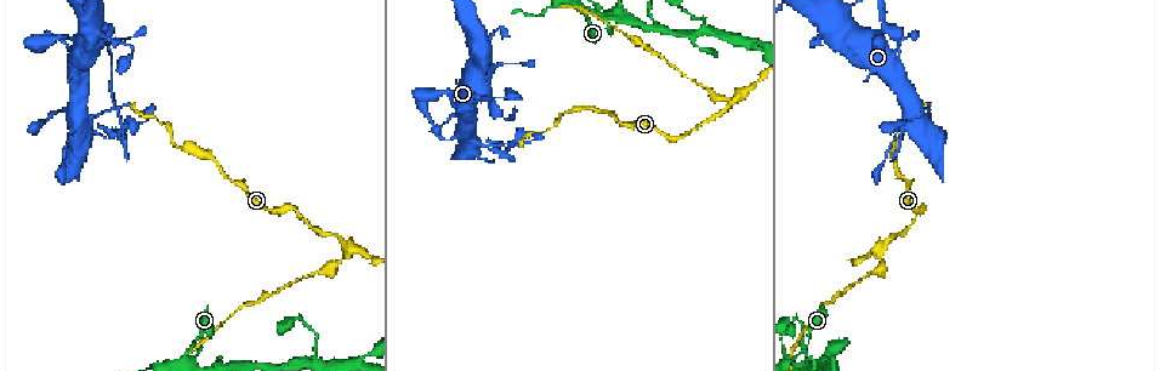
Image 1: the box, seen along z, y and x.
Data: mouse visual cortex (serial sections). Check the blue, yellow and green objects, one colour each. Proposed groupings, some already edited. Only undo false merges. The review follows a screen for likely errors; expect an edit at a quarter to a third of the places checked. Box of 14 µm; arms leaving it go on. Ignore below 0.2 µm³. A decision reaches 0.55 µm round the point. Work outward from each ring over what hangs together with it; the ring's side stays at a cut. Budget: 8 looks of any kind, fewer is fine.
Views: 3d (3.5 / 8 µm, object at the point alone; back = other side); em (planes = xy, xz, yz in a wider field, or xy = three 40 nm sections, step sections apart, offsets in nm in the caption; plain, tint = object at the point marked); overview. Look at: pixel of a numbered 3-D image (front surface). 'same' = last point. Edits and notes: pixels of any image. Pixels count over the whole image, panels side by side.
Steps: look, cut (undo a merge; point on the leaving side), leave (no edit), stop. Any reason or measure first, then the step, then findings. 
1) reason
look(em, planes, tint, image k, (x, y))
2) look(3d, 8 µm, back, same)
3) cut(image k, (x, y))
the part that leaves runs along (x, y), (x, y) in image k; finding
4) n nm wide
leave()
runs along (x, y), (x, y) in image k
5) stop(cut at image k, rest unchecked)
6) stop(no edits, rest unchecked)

thin neck
look(3d, 8 µm, back, image 1, (885, 18))

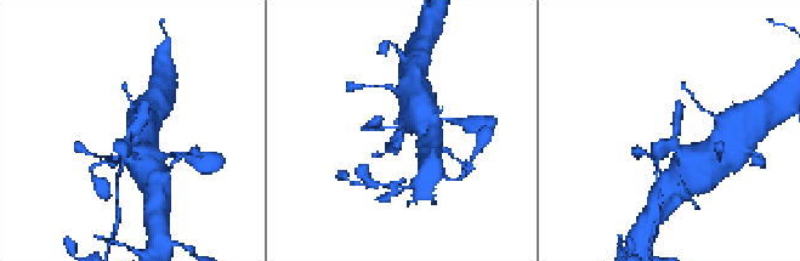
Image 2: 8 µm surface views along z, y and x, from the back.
need the tissue
look(em, xy, step 1, tint, image 2, (130, 133))

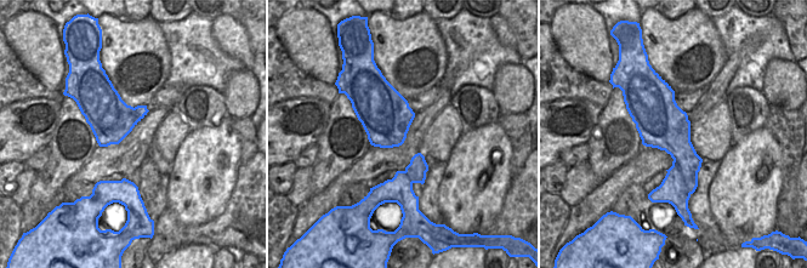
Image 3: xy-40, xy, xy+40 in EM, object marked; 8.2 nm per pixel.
420 nm wide
cut(image 2, (120, 149))
border along (674, 159), (689, 195) in image 3; a second cell is stuck on

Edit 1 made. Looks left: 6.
look(overview)

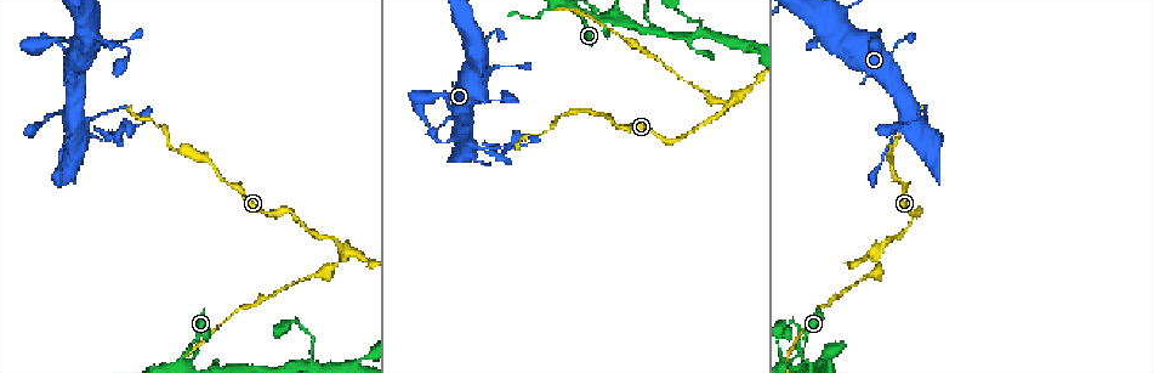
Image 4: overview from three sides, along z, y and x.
look(3d, 3.5 µm, image 4, (215, 362))

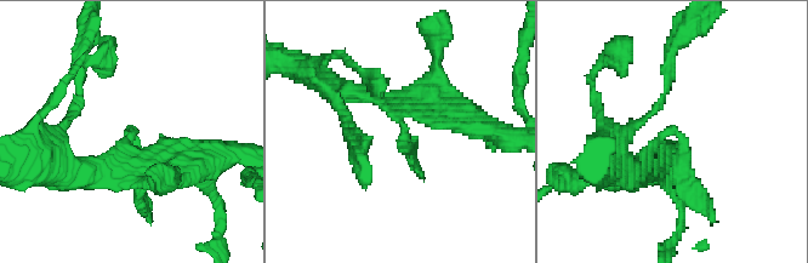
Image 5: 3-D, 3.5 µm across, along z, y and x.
need the tissue
look(em, xy, step 5, tint, image 5, (403, 131))

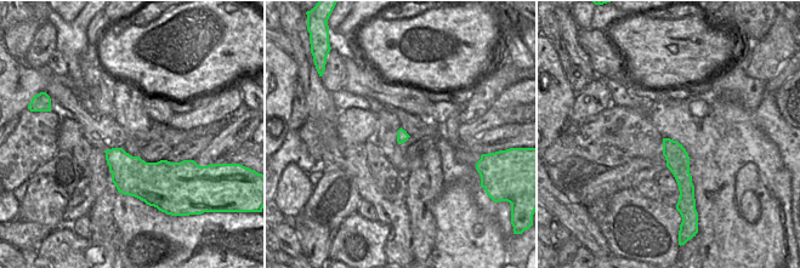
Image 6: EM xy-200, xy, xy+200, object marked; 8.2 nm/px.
leave()
all the same cell

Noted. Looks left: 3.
abrupt turn
look(em, planes, tint, image 4, (310, 364))

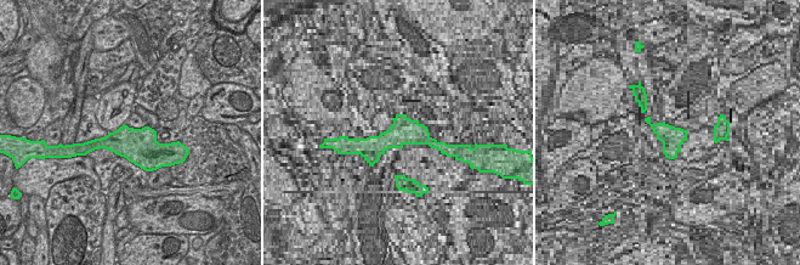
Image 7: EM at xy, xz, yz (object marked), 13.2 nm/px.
see where the arms go
look(3d, 3.5 µm, same)

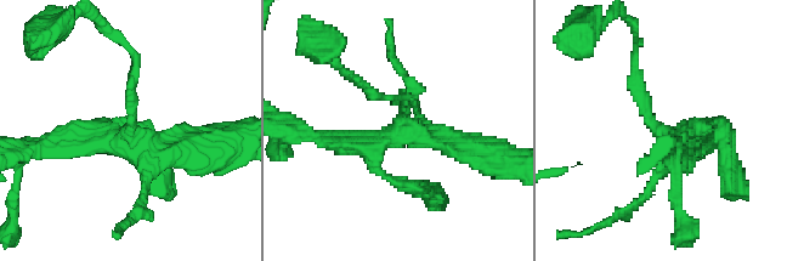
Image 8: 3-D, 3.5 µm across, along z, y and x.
leave()
runs along (74, 132), (130, 140), (134, 54) in image 8; continuous, no second cell

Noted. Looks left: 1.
stop(cut at image 2, rest unchecked)

